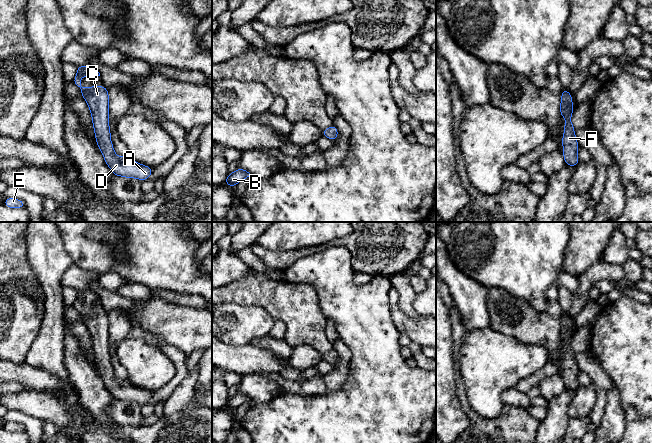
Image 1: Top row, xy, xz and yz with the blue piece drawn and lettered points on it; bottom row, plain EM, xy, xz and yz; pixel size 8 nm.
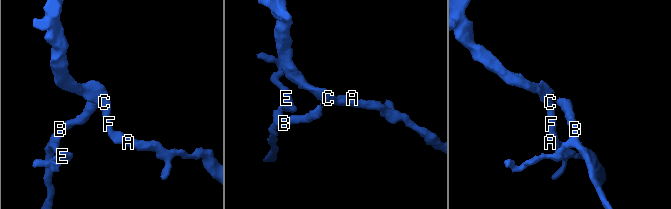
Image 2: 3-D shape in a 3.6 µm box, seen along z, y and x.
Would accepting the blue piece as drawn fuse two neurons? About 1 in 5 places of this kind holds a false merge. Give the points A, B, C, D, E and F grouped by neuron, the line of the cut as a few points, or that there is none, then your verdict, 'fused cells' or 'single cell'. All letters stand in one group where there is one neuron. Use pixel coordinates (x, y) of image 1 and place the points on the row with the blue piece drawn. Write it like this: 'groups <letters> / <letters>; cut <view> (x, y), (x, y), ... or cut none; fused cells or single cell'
groups A B C D E F; cut none; single cell

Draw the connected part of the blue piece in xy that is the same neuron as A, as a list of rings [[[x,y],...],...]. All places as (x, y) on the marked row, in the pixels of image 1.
[[[90,65],[78,66],[77,74],[73,83],[80,89],[82,97],[86,100],[91,111],[96,143],[101,149],[101,153],[103,154],[106,164],[115,176],[137,178],[140,181],[148,179],[152,174],[153,168],[133,161],[129,155],[118,157],[115,154],[113,144],[110,139],[111,132],[108,122],[108,90],[104,86],[89,86],[86,89],[83,89],[80,78],[84,76],[100,76],[100,73]]]

